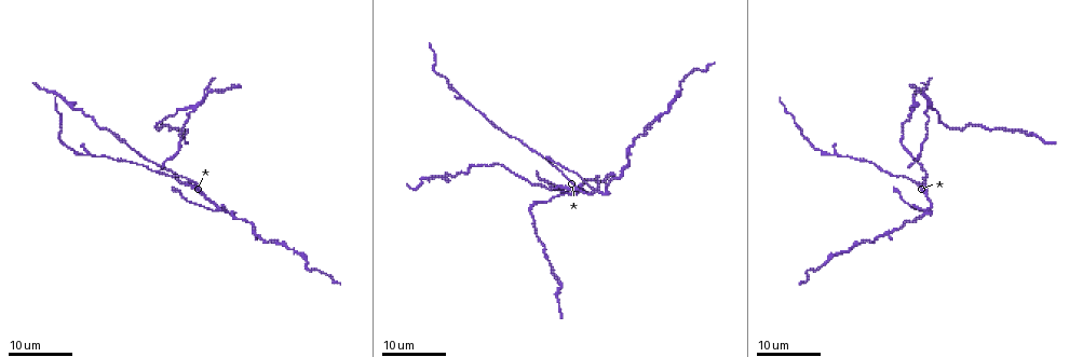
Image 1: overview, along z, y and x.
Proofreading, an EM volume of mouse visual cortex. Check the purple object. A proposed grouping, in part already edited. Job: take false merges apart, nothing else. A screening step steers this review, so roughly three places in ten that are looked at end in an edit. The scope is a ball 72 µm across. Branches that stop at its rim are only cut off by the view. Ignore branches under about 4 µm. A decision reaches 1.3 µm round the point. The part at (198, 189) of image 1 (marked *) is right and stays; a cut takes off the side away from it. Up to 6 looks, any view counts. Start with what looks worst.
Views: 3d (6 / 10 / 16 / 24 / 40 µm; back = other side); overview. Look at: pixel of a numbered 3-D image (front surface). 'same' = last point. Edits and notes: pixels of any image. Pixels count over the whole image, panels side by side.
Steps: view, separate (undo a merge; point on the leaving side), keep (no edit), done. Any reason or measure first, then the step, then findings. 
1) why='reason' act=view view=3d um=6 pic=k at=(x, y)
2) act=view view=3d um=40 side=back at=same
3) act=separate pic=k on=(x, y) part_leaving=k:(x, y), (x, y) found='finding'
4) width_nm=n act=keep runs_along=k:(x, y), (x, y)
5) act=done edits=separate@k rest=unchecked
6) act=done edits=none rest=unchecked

why='four or more arms meet' act=view view=3d um=16 pic=1 at=(592, 191)

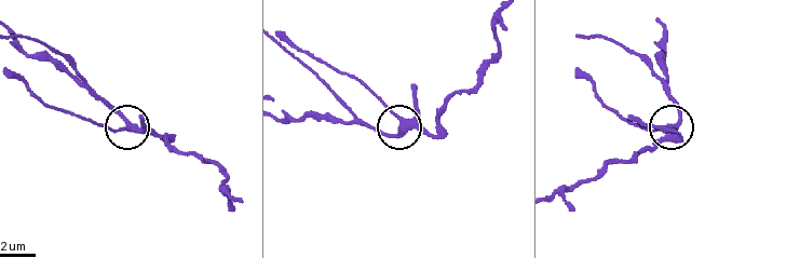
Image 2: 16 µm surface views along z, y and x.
act=view view=3d um=10 pic=2 at=(132, 129)

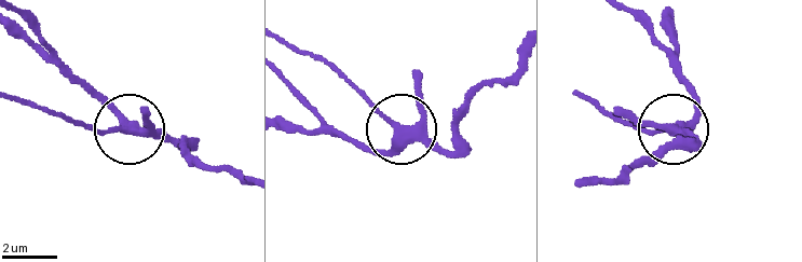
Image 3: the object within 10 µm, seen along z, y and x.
act=view view=3d um=10 side=back pic=3 at=(133, 130)

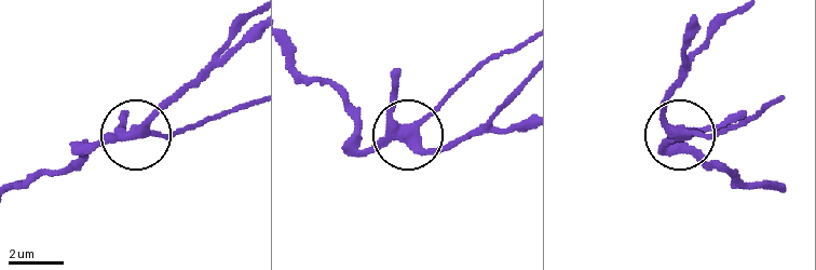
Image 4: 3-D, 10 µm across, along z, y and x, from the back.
arms=4 act=keep runs_along=4:(504, 107), (464, 137), (421, 145), (416, 125), (456, 86) found='continuous, no second neuron'

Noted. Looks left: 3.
why='a narrow waist' act=view view=3d um=16 pic=1 at=(85, 155)

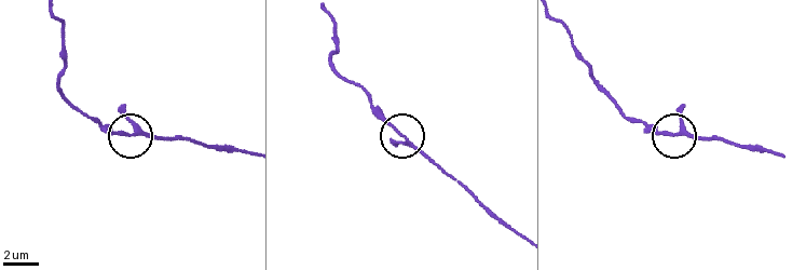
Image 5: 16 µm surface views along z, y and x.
act=view view=3d um=6 pic=5 at=(402, 134)

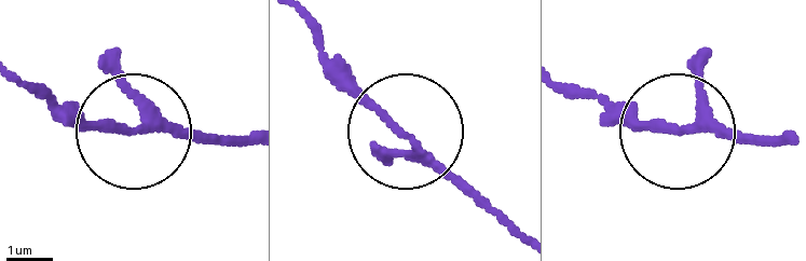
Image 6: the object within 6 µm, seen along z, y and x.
act=view view=3d um=6 side=back pic=6 at=(127, 129)

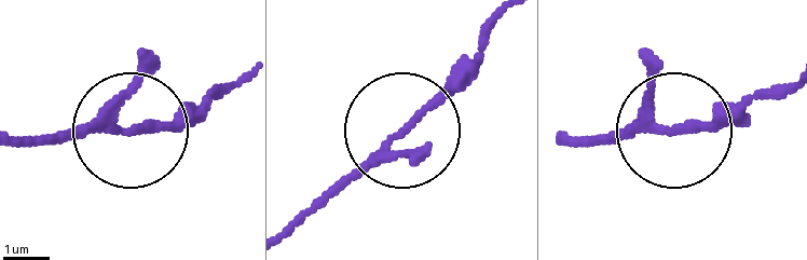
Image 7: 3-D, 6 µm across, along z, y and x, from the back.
act=keep runs_along=7:(292, 232), (487, 38) found='one neuron here'

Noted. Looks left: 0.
act=done edits=none rest=unchecked

